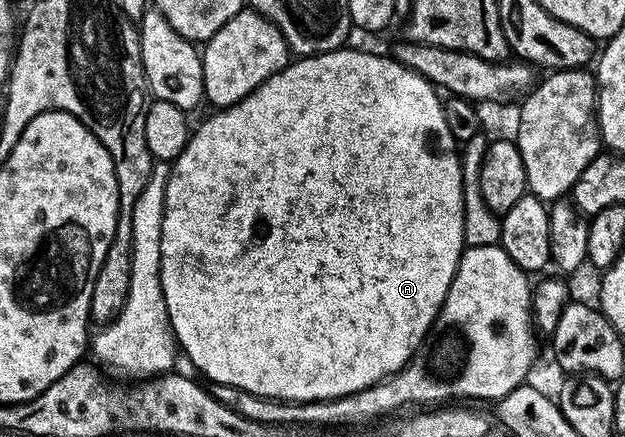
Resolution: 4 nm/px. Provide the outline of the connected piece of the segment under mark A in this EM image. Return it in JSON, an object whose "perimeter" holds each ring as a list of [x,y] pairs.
{"perimeter":[[[351,46],[337,48],[334,52],[325,52],[319,56],[303,56],[286,65],[282,71],[272,74],[252,94],[240,102],[215,111],[202,125],[195,127],[190,134],[184,150],[170,164],[170,177],[164,190],[164,214],[160,226],[160,282],[166,303],[166,317],[170,319],[170,330],[174,334],[177,347],[186,351],[186,356],[207,376],[207,381],[215,384],[236,386],[248,390],[257,396],[267,396],[273,400],[335,400],[348,394],[356,394],[368,386],[386,380],[414,357],[414,352],[426,339],[426,334],[438,318],[444,298],[454,281],[458,263],[464,251],[462,235],[464,234],[464,214],[462,213],[461,162],[456,151],[456,141],[448,130],[446,106],[439,89],[427,82],[416,70],[404,66],[393,55],[377,56],[374,52],[357,52]]]}

